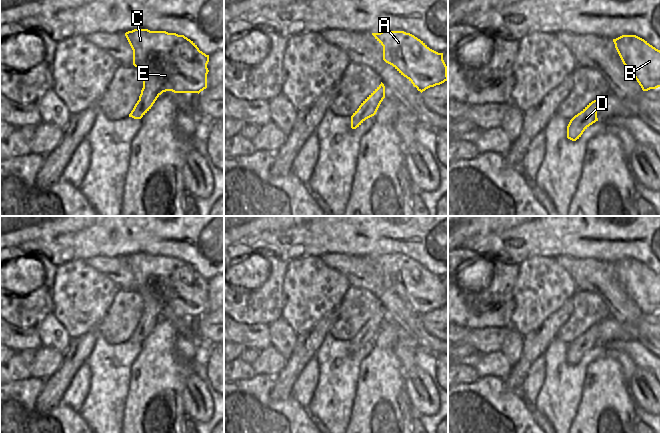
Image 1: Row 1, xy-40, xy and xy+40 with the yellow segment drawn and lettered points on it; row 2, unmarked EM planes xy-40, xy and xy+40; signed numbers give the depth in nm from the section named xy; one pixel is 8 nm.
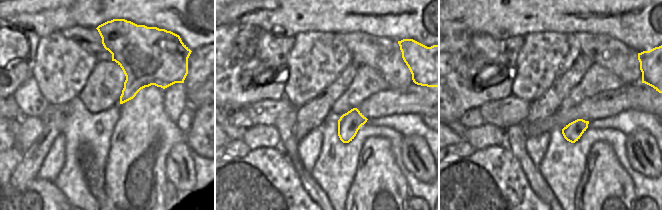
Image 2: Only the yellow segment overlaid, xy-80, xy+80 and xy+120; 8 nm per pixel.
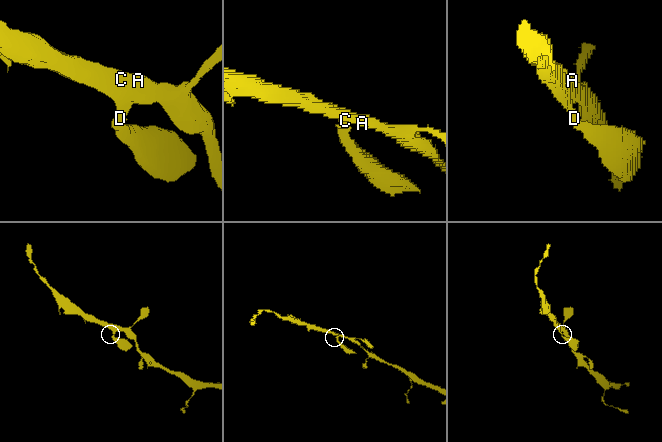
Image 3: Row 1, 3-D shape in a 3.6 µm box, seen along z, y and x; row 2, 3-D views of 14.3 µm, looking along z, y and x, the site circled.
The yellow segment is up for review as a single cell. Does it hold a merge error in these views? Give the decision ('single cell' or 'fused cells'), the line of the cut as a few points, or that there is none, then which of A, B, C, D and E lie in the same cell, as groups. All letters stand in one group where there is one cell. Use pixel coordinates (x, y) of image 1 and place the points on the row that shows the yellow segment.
single cell | no cut | A B C D E

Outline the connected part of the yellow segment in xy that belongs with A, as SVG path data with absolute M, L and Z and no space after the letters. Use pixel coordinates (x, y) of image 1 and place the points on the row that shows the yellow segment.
M382 31L372 35L383 46L383 60L406 77L421 93L448 80L443 53L430 49L414 35L404 31Z

